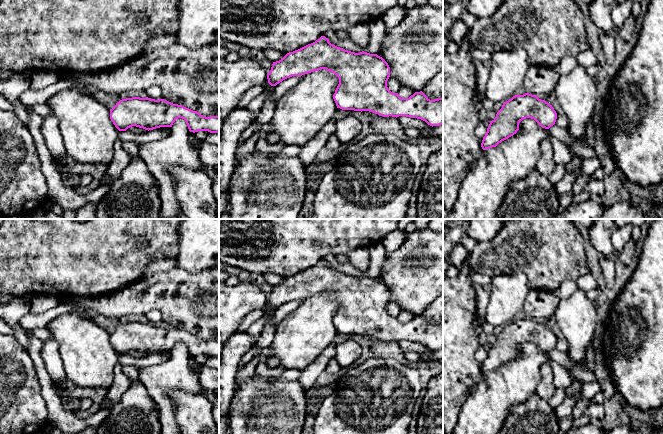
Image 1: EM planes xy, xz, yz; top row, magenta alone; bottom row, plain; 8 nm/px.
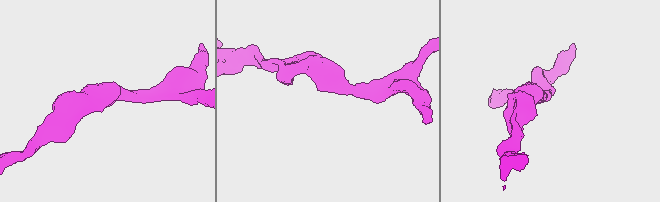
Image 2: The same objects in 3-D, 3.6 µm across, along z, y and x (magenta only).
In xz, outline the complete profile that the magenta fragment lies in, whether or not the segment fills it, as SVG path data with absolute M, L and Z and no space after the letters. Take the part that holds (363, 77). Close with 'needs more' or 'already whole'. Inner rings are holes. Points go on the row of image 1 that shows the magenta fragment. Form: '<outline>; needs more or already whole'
M321 36L315 42L298 50L289 52L281 60L273 62L267 79L271 86L276 86L292 76L302 76L321 69L326 69L339 78L339 84L333 95L337 108L369 111L383 117L417 118L432 127L443 125L443 97L430 100L420 91L415 92L409 98L401 98L398 93L391 92L387 87L390 67L382 57L364 51L355 53L345 50L331 44L325 36Z; already whole

